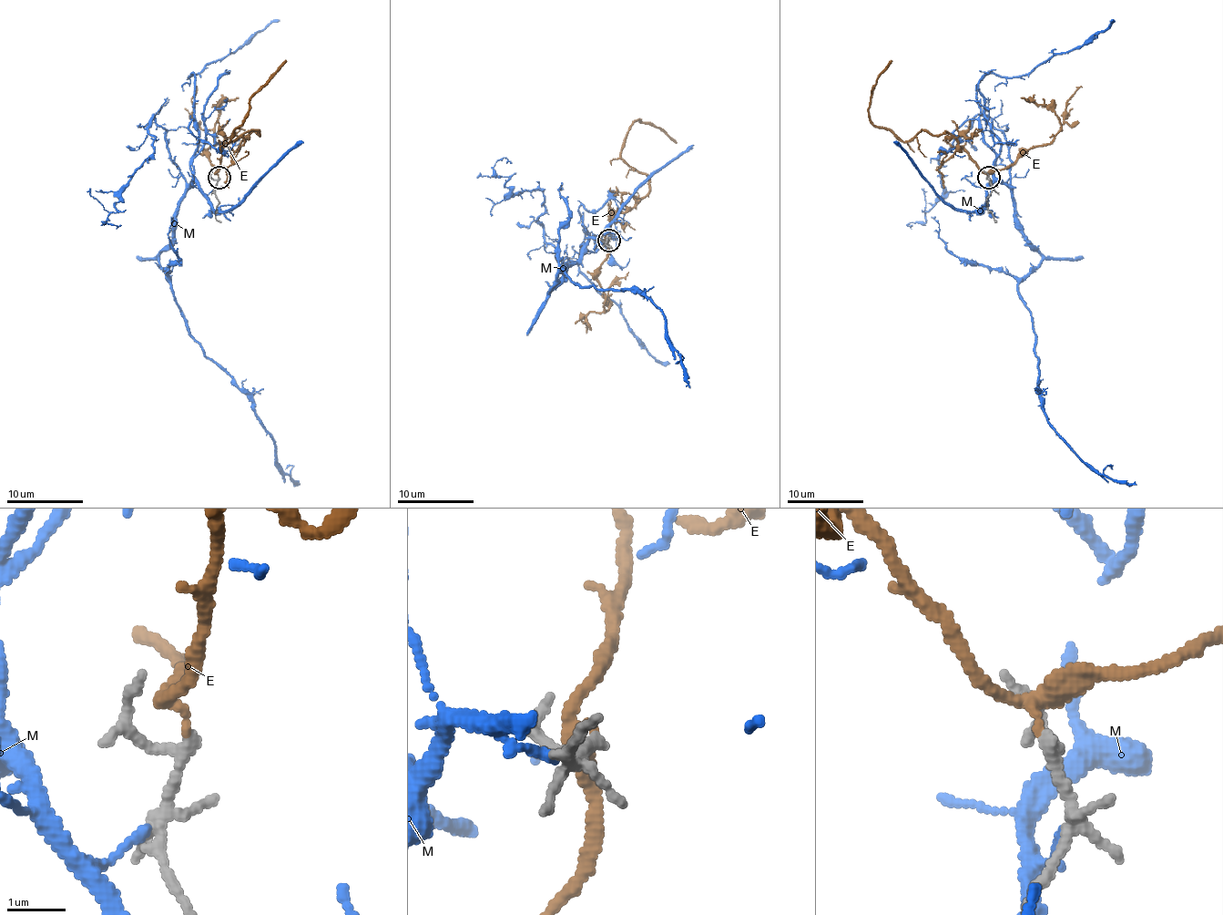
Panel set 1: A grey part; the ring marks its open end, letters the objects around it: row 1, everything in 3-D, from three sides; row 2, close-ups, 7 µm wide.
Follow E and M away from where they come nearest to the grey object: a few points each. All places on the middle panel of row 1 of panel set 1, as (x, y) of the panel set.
E: (607, 239), (611, 218), (631, 210), (650, 180), (621, 156), (628, 127), (646, 121), (677, 142)
M: (602, 242), (585, 246), (550, 293), (562, 269), (579, 286), (642, 294), (663, 315), (690, 388)

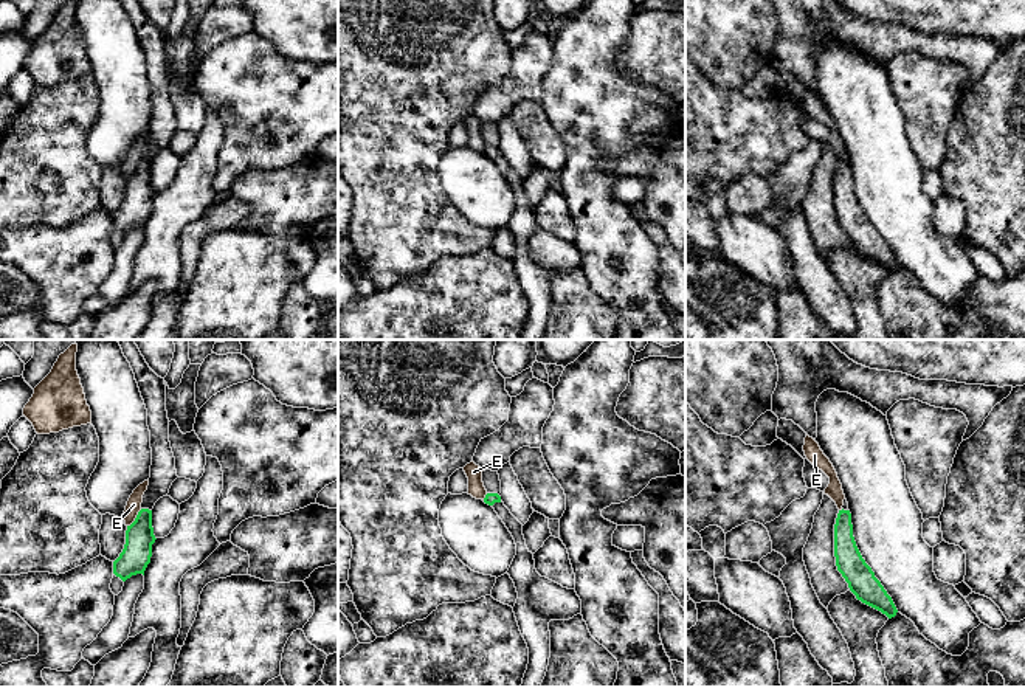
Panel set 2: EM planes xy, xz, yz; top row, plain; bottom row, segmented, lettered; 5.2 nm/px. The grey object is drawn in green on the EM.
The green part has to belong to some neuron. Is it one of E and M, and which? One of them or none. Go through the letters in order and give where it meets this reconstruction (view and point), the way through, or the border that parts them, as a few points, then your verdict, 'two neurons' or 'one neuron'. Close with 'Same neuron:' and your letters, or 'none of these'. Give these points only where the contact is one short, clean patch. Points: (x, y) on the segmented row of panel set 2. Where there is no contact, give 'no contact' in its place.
E: xy (135, 518) | along xy (141, 509), (127, 526) | two neurons
M: no contact | two neurons
Same neuron: none of these

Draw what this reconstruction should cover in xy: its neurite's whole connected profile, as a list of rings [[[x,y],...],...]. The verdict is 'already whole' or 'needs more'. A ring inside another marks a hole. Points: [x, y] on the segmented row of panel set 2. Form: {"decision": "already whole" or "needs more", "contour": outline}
{"decision": "needs more", "contour": [[[118,340],[124,357],[135,374],[141,397],[147,409],[147,426],[150,431],[152,465],[147,490],[143,495],[141,510],[135,521],[127,526],[126,544],[113,561],[113,574],[123,582],[132,575],[143,574],[150,563],[152,544],[155,543],[152,527],[152,509],[155,502],[169,493],[172,482],[178,478],[175,457],[169,442],[169,419],[166,411],[166,385],[146,363],[135,340]]]}

